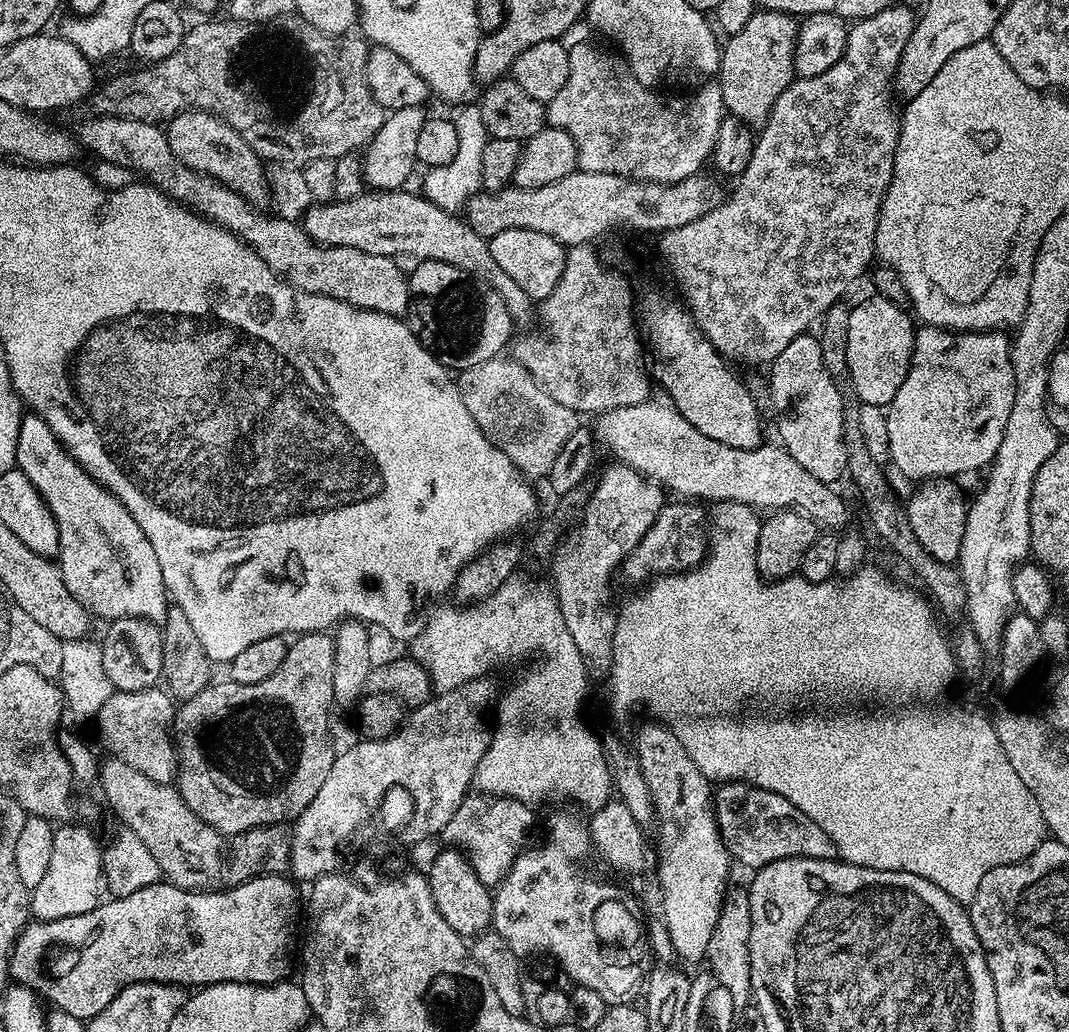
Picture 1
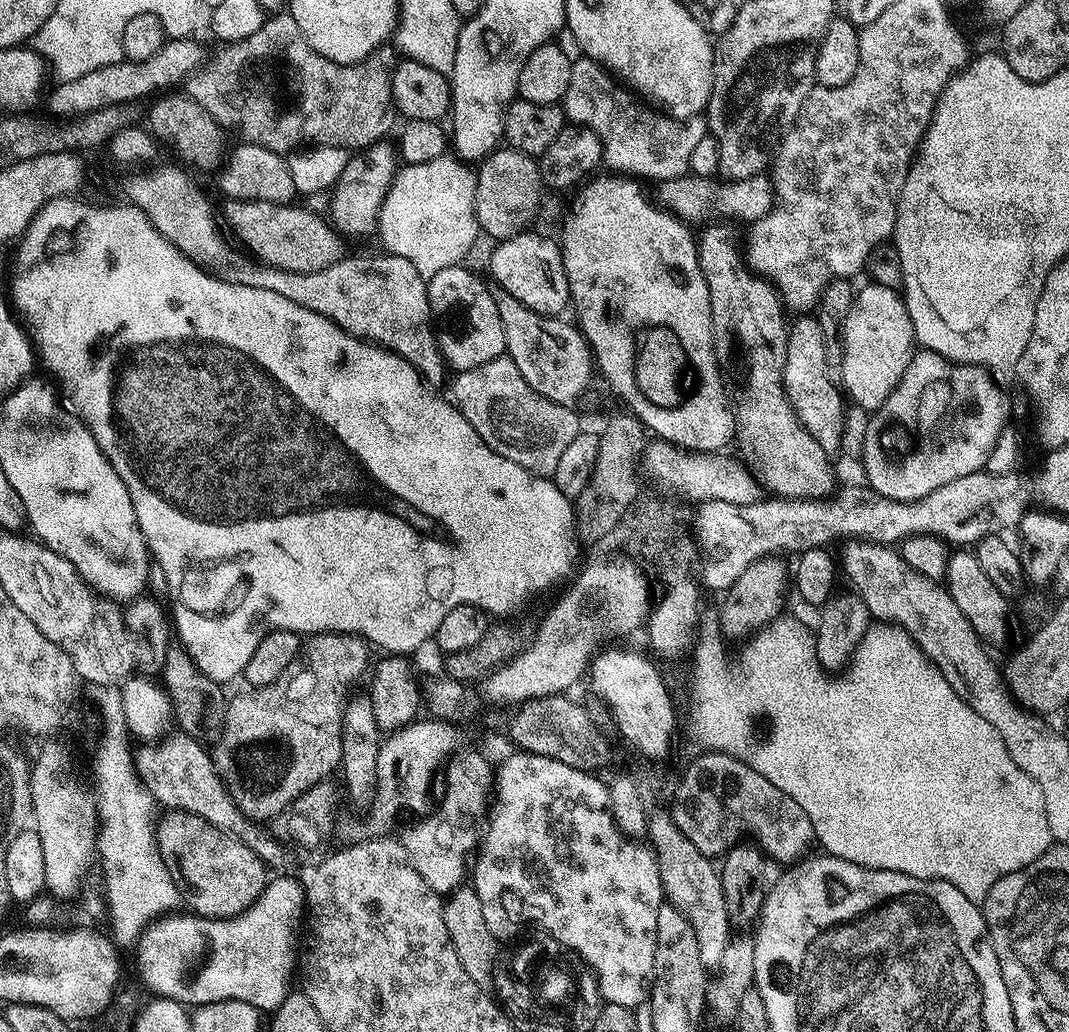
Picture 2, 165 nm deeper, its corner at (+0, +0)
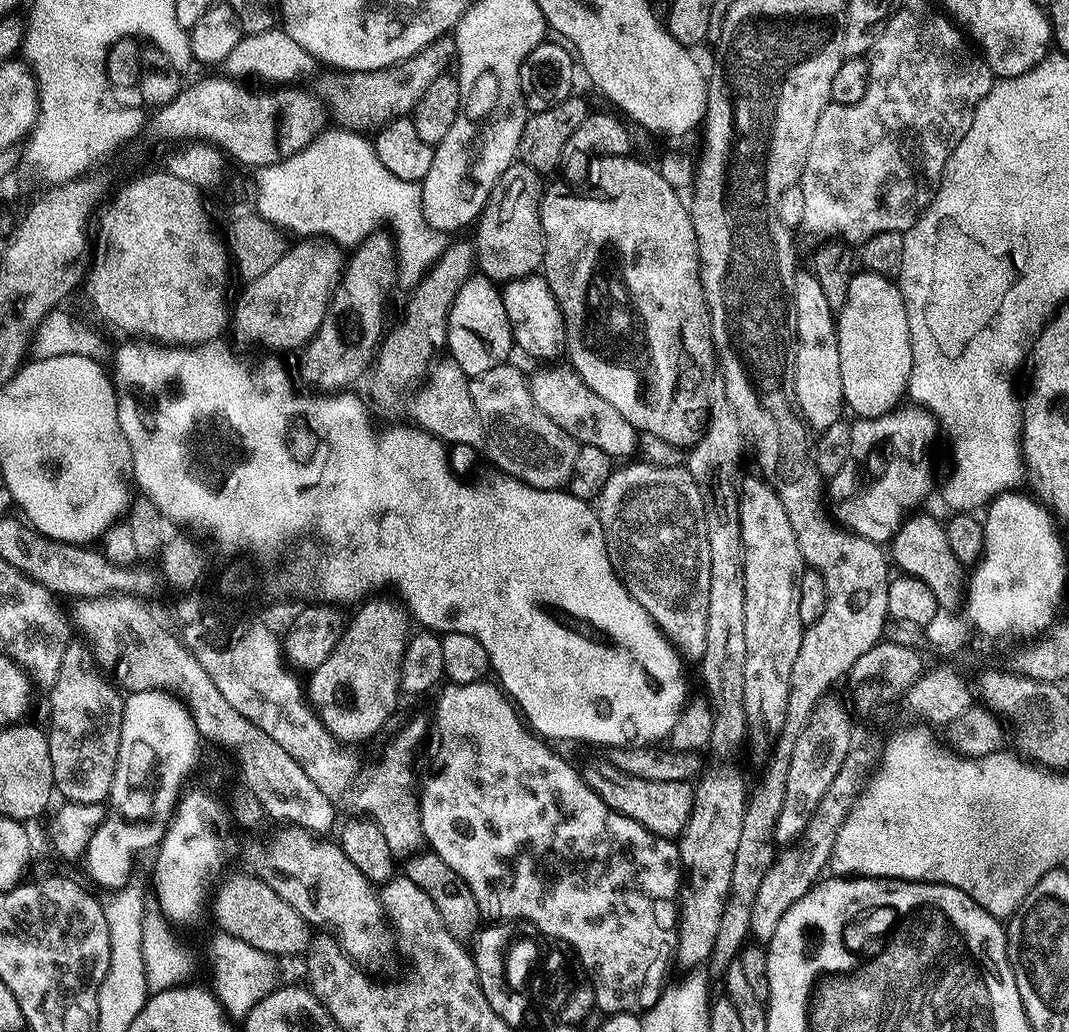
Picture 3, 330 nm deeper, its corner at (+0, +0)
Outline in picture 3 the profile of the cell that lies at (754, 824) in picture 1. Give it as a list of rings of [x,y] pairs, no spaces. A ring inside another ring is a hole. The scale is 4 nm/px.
[[[607,762],[601,764],[601,768],[583,769],[582,775],[584,781],[604,802],[617,812],[626,814],[626,818],[634,818],[634,822],[638,822],[647,832],[652,832],[655,836],[676,838],[681,835],[692,814],[694,788],[689,781],[662,782],[630,778]]]

